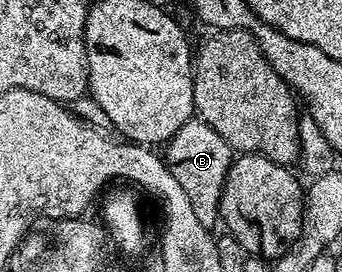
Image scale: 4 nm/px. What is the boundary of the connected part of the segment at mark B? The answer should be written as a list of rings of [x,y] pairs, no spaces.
[[[194,118],[178,130],[164,145],[163,159],[171,170],[175,182],[183,186],[183,194],[191,201],[191,210],[204,228],[216,229],[223,186],[227,182],[229,167],[235,159],[235,151],[200,118]]]

